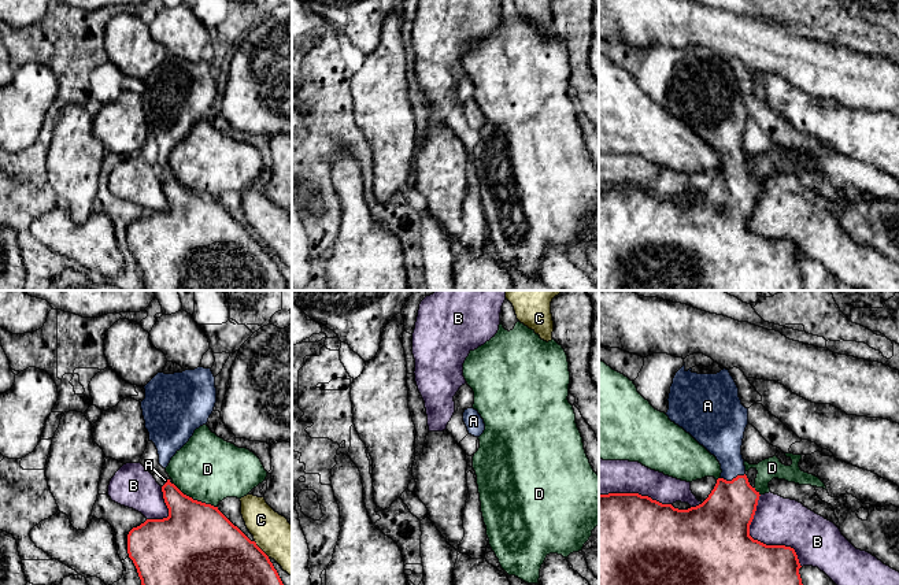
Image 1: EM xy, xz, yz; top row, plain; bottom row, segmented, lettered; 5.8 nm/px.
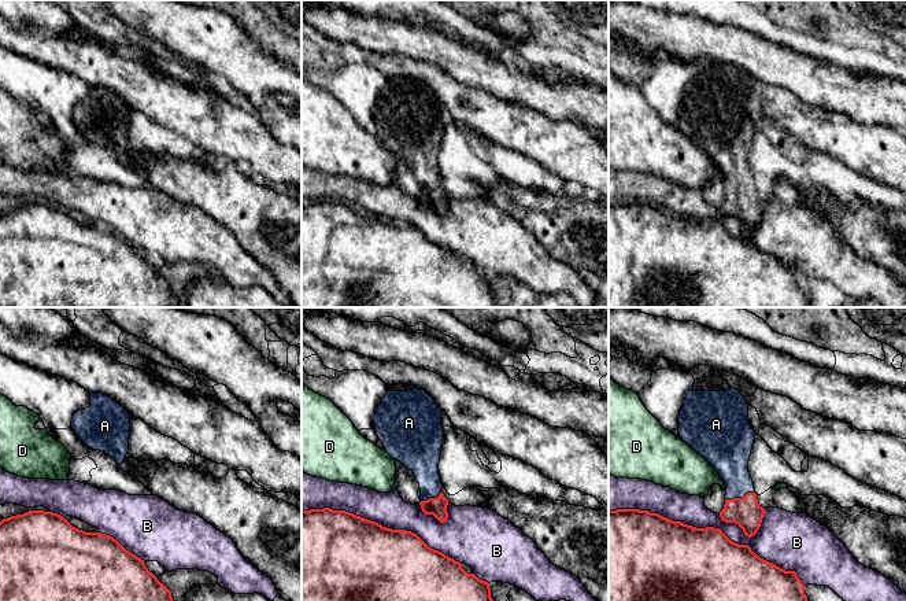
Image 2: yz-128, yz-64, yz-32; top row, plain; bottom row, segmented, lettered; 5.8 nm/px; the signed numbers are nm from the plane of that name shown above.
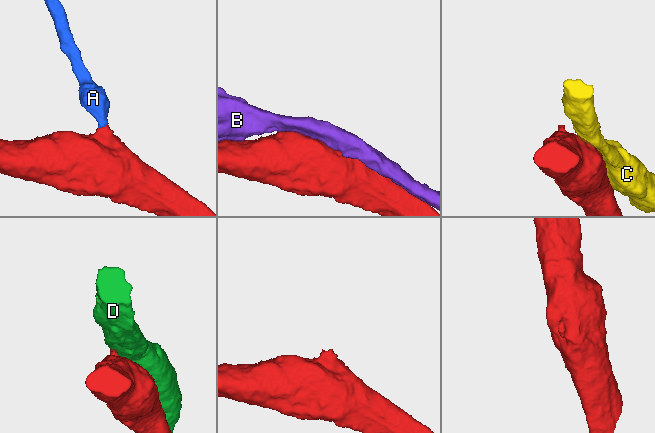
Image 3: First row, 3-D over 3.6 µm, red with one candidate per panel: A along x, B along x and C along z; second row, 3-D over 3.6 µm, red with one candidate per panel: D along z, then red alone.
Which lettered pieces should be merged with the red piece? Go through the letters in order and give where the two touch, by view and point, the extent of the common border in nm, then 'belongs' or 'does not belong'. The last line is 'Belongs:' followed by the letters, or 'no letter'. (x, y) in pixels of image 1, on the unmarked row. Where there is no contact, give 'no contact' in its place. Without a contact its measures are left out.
A: yz (733, 171) | 160 nm | belongs
B: yz (759, 234) | 500 nm | does not belong
C: xy (261, 243) | 130 nm | does not belong
D: xy (195, 193) | 300 nm | does not belong
Belongs: A

